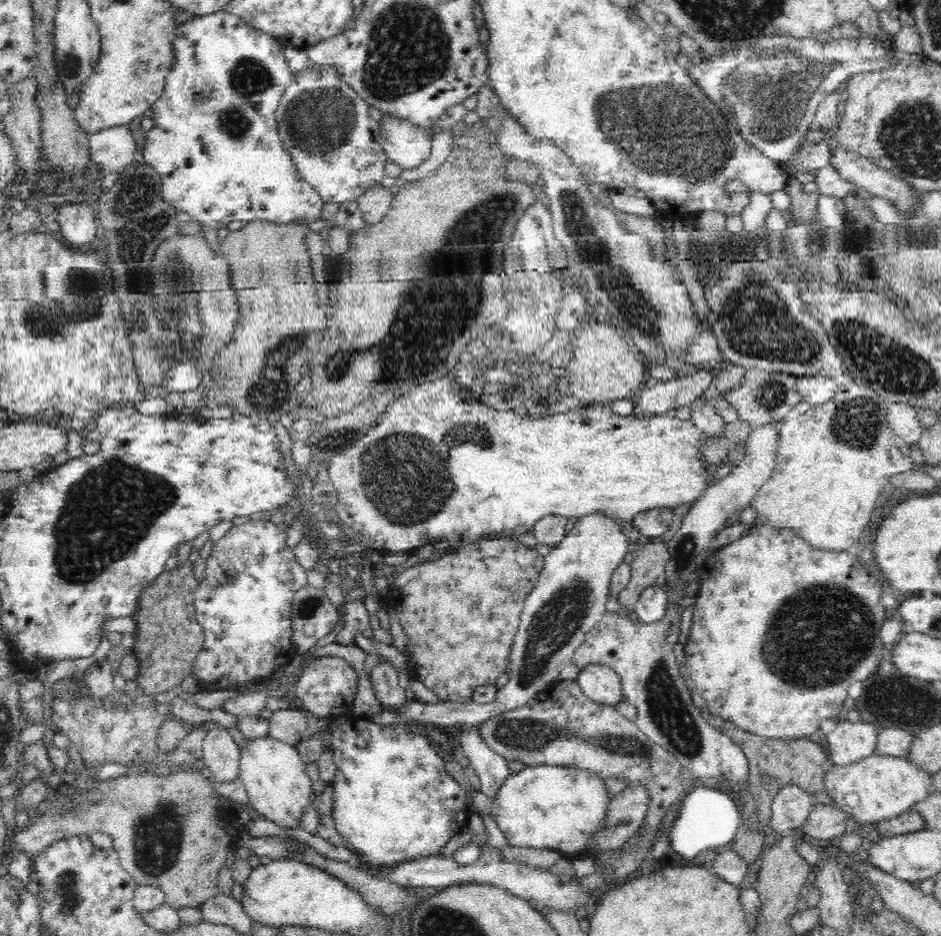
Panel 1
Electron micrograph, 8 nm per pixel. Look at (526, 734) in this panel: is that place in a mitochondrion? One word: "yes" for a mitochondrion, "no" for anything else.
yes

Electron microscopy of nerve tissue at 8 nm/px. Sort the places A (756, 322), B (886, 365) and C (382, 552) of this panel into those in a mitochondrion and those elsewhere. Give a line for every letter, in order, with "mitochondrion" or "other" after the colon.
A: mitochondrion
B: mitochondrion
C: other

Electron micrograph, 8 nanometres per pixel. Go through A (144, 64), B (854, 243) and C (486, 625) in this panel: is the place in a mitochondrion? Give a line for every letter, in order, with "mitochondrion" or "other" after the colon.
A: mitochondrion
B: other
C: other

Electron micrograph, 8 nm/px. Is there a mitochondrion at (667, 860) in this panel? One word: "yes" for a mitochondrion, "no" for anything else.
no

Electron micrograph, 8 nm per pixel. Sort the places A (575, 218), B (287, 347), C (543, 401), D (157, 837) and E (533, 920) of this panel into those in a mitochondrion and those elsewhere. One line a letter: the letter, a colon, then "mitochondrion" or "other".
A: mitochondrion
B: mitochondrion
C: other
D: mitochondrion
E: other

